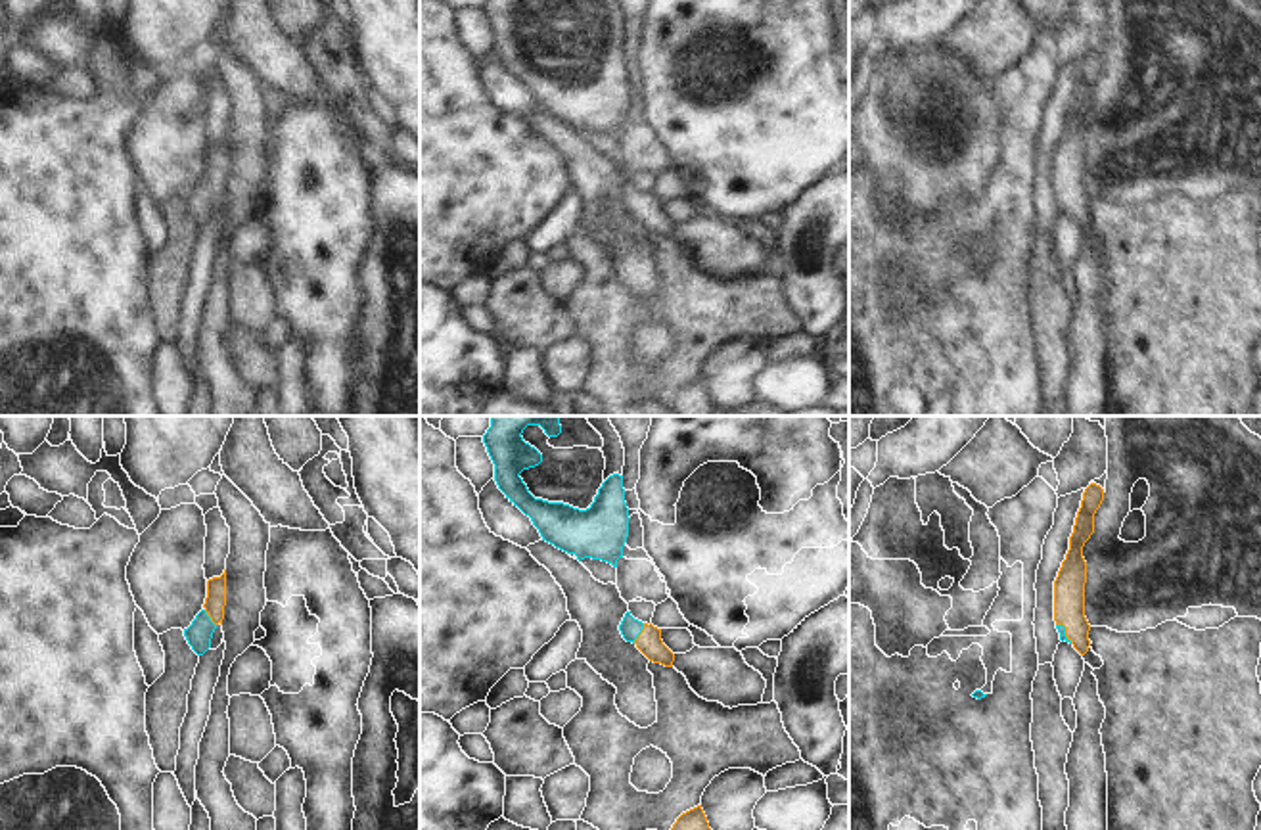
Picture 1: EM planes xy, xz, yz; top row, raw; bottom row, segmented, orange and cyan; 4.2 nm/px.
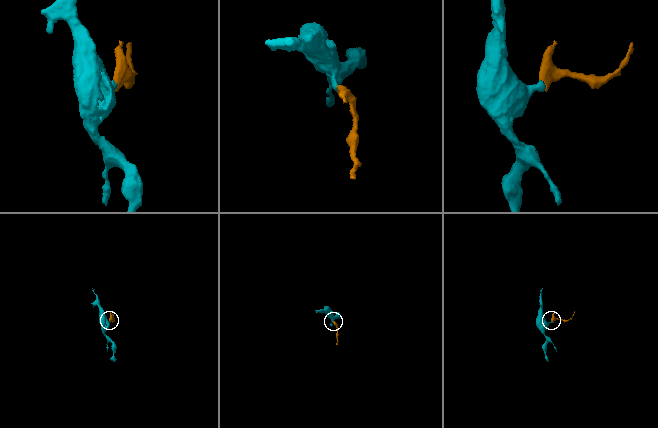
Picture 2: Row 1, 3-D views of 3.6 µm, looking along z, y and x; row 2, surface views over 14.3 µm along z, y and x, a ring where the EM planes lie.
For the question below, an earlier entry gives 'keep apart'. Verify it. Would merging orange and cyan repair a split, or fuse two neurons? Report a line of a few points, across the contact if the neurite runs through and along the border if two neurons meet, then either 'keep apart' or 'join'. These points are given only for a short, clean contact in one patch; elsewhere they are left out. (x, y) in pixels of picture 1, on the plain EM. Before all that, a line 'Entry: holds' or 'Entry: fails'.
Entry: fails
line xz (648, 213), (641, 204), (629, 198); join

